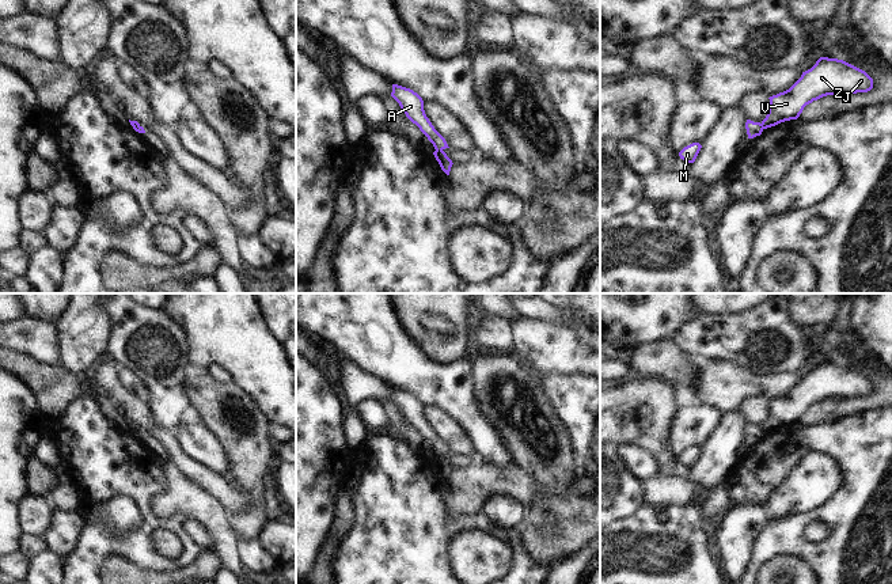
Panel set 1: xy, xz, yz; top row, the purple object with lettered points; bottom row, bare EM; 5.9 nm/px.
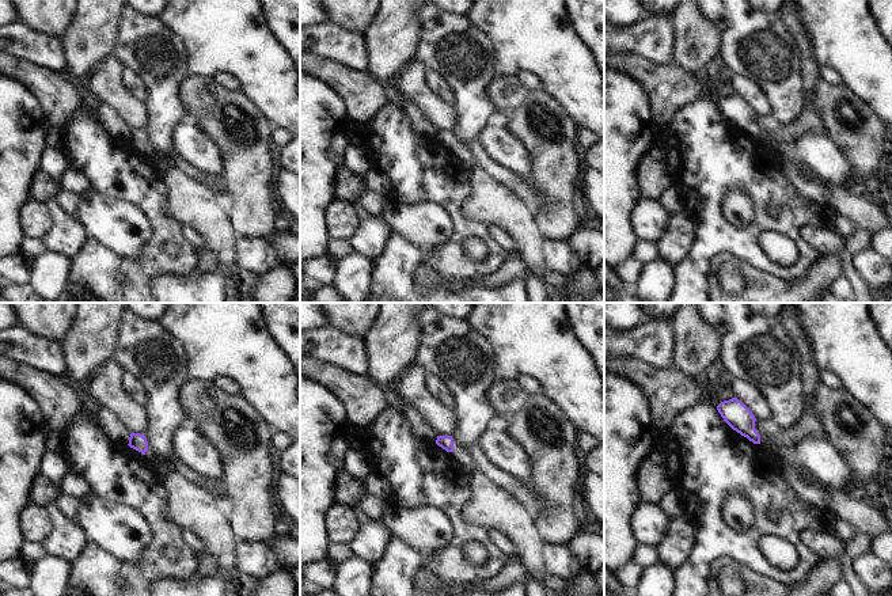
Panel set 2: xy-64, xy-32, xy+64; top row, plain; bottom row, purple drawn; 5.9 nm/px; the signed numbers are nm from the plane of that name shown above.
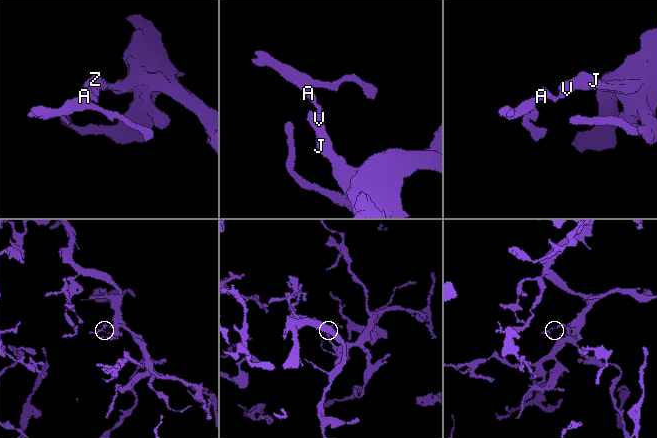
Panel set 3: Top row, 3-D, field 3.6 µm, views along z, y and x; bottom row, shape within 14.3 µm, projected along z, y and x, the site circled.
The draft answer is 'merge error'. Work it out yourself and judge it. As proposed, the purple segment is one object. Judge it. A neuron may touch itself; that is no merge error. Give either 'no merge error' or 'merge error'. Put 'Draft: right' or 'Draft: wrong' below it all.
merge error
Draft: right

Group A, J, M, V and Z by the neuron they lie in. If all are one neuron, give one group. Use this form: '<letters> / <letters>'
A M / J V Z

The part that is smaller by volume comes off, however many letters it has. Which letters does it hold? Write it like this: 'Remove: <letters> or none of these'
Remove: A, M

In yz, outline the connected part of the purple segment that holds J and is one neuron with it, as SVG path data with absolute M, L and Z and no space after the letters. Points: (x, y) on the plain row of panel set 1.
M820 361L789 394L768 402L770 412L762 431L767 433L797 424L806 409L823 401L868 397L872 393L873 383L865 375L843 364Z

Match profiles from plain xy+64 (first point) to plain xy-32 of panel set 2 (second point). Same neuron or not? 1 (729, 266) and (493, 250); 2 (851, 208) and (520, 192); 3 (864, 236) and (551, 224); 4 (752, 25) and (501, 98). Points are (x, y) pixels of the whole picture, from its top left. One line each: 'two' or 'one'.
1: one
2: one
3: one
4: two

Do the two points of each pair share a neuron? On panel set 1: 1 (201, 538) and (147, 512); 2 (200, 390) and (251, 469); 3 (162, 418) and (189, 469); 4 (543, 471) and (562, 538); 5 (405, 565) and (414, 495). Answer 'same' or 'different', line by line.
1: different
2: same
3: different
4: same
5: same

